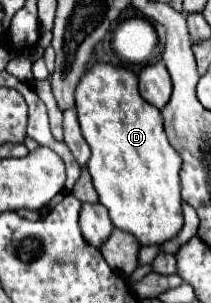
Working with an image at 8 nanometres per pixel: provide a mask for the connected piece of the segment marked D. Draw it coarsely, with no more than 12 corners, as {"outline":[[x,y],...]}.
{"outline":[[93,63],[75,101],[89,173],[141,245],[183,227],[181,157],[137,75]]}

